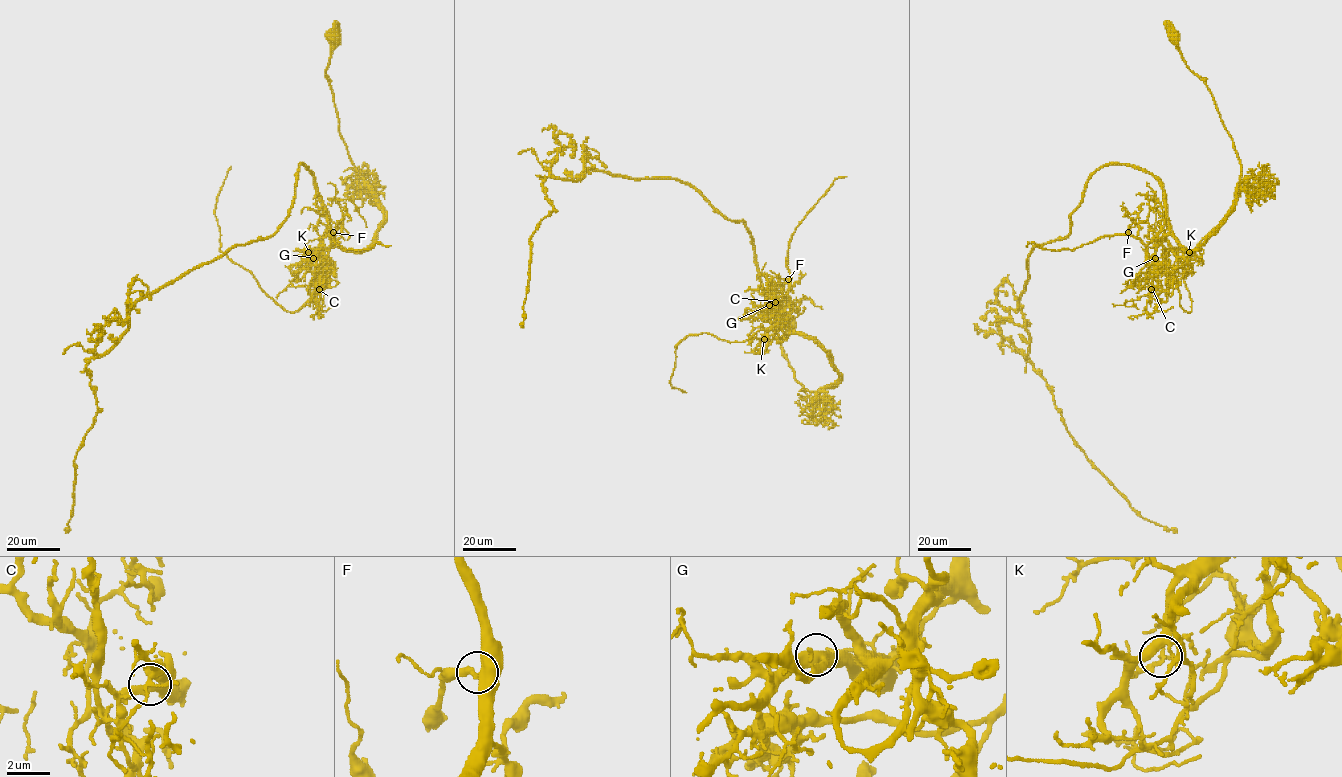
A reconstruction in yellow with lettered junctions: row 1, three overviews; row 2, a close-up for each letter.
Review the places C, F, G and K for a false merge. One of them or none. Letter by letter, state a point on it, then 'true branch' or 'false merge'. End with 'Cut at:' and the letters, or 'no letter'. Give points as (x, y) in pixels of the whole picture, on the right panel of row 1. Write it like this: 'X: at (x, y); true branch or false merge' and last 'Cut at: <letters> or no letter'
C: at (1151, 289); true branch
F: at (1128, 232); true branch
G: at (1155, 258); true branch
K: at (1189, 252); false merge
Cut at: K

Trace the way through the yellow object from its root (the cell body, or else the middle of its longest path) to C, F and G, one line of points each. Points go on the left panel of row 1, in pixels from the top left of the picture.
C: (333, 37), (326, 78), (339, 132), (383, 225), (359, 250), (328, 234), (320, 248), (326, 272), (319, 289)
F: (333, 37), (326, 78), (339, 132), (383, 213), (364, 249), (344, 249), (329, 234), (326, 247), (333, 232)
G: (333, 37), (326, 78), (339, 132), (383, 225), (359, 250), (328, 234), (313, 258)

